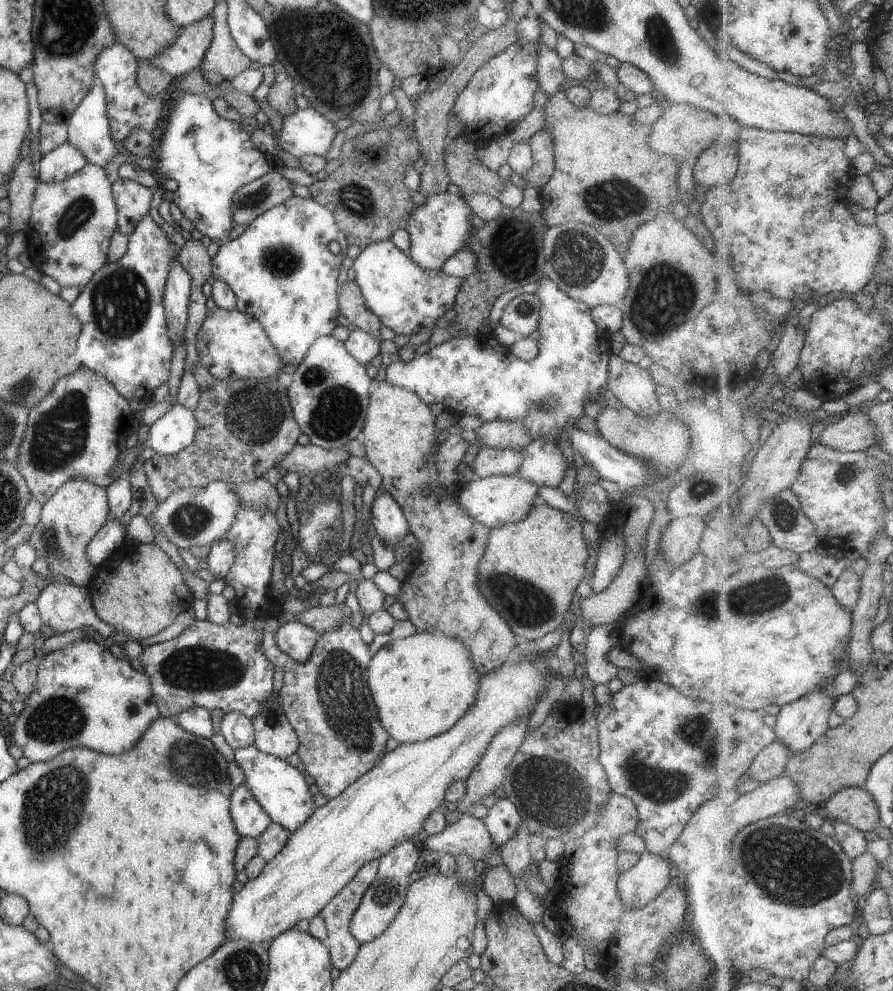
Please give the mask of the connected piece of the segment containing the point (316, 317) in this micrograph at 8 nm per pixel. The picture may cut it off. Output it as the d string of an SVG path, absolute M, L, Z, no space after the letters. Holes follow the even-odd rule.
M295 195L287 197L284 201L281 201L279 204L273 205L271 208L268 208L265 212L256 216L243 230L243 232L233 240L229 240L226 243L223 243L219 246L218 251L212 257L212 276L215 279L221 279L223 283L231 289L231 292L235 295L235 309L239 312L245 313L247 316L250 316L252 319L257 320L259 324L263 327L265 334L269 337L271 344L276 348L277 354L281 357L281 360L284 364L296 364L298 365L309 346L314 340L317 340L319 337L324 337L330 335L332 330L336 327L337 316L340 312L338 311L338 302L337 302L337 290L338 290L338 276L339 276L339 267L342 263L342 260L346 256L346 250L348 247L348 242L346 241L345 234L341 232L341 229L337 226L335 222L333 213L323 205L317 204L311 198L301 198ZM335 240L340 244L340 254L332 254L327 249L327 244L329 241Z

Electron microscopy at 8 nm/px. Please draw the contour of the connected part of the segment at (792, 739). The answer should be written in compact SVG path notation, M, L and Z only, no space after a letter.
M827 687L821 691L809 693L797 702L786 704L780 707L776 715L777 724L775 730L778 734L778 739L790 749L791 756L797 753L810 749L829 729L829 714L834 710L836 699L829 698L825 693Z

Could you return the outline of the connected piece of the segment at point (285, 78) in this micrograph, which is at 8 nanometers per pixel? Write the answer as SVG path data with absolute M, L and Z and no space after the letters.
M275 59L271 65L274 81L268 89L266 100L282 117L292 115L297 110L294 103L295 95L291 89L294 83L279 60Z

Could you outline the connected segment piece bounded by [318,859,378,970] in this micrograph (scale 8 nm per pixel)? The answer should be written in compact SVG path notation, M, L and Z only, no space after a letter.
M378 859L370 860L366 862L357 870L355 876L351 878L339 892L335 893L335 896L325 904L325 906L318 912L323 918L326 931L327 931L327 941L326 945L328 947L328 953L330 956L330 963L333 968L343 970L348 967L355 955L357 954L360 944L353 938L353 935L349 932L348 926L351 920L351 915L353 911L357 908L361 897L363 896L367 887L373 882L374 876L376 875L378 869Z

